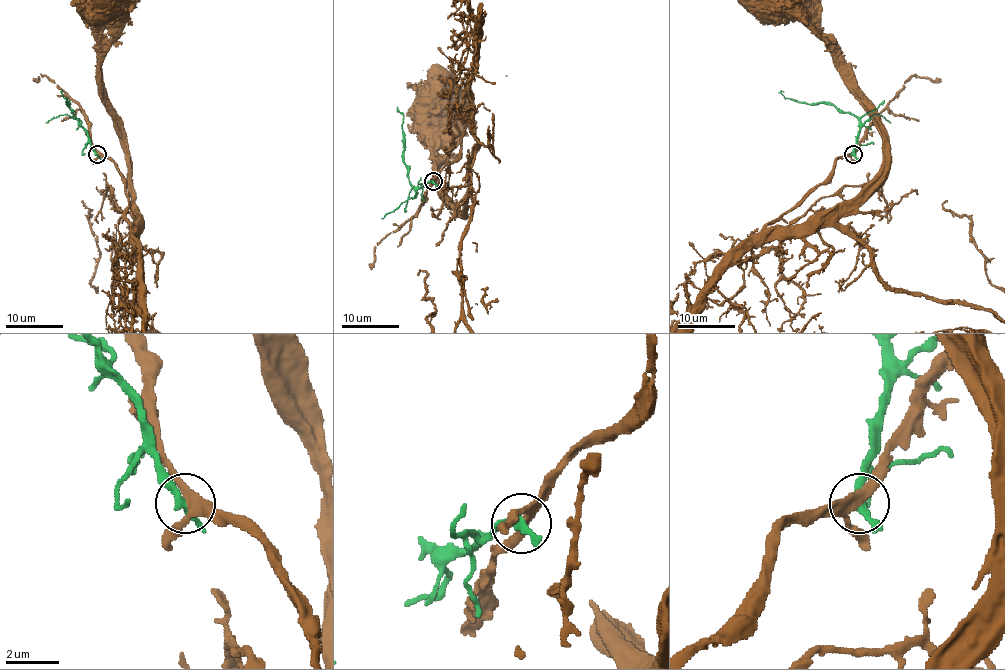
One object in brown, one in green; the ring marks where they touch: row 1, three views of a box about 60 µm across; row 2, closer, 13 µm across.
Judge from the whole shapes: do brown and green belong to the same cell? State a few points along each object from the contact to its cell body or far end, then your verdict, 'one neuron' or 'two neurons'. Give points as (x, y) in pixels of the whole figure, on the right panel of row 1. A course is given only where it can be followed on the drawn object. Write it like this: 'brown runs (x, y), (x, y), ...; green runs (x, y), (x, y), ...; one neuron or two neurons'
brown runs (854, 154), (767, 226), (802, 227), (831, 214), (882, 164), (881, 123), (855, 75); green runs (854, 154), (859, 128), (854, 116), (829, 104), (805, 104), (788, 98), (784, 91); two neurons

